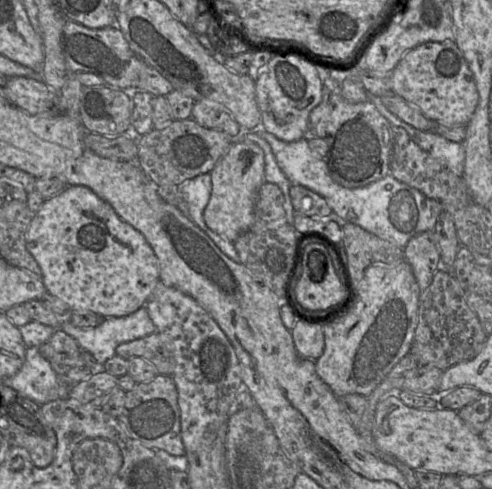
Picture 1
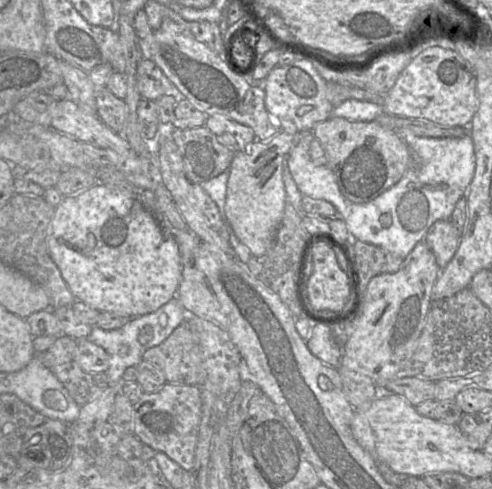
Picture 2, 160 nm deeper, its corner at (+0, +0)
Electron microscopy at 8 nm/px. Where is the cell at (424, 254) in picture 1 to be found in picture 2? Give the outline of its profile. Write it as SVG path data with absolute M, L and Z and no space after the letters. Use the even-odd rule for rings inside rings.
M438 220L427 231L424 242L433 252L438 266L443 269L455 255L461 234L450 220Z

